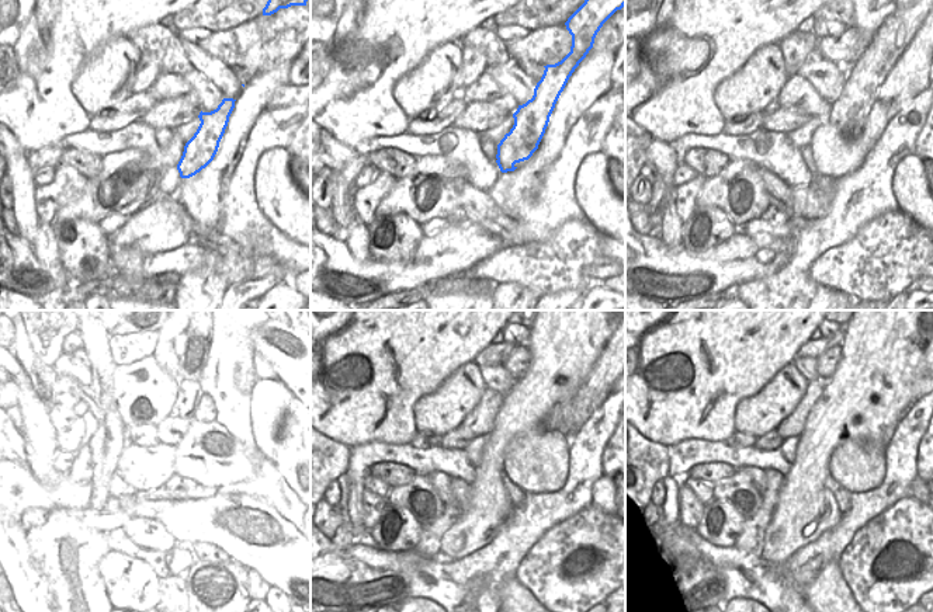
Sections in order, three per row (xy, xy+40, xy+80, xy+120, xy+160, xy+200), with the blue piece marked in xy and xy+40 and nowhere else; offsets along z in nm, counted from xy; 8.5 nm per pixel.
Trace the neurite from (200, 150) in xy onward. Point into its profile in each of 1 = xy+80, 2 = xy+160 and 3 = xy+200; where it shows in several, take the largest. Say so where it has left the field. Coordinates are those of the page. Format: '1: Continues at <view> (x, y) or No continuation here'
1: Continues at xy+80 (842, 129)
2: Continues at xy+160 (529, 448)
3: Continues at xy+200 (847, 449)

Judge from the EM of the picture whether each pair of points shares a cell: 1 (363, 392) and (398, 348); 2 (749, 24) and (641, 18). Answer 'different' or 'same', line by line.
1: same
2: different

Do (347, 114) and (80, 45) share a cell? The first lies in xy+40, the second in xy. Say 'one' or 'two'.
one

